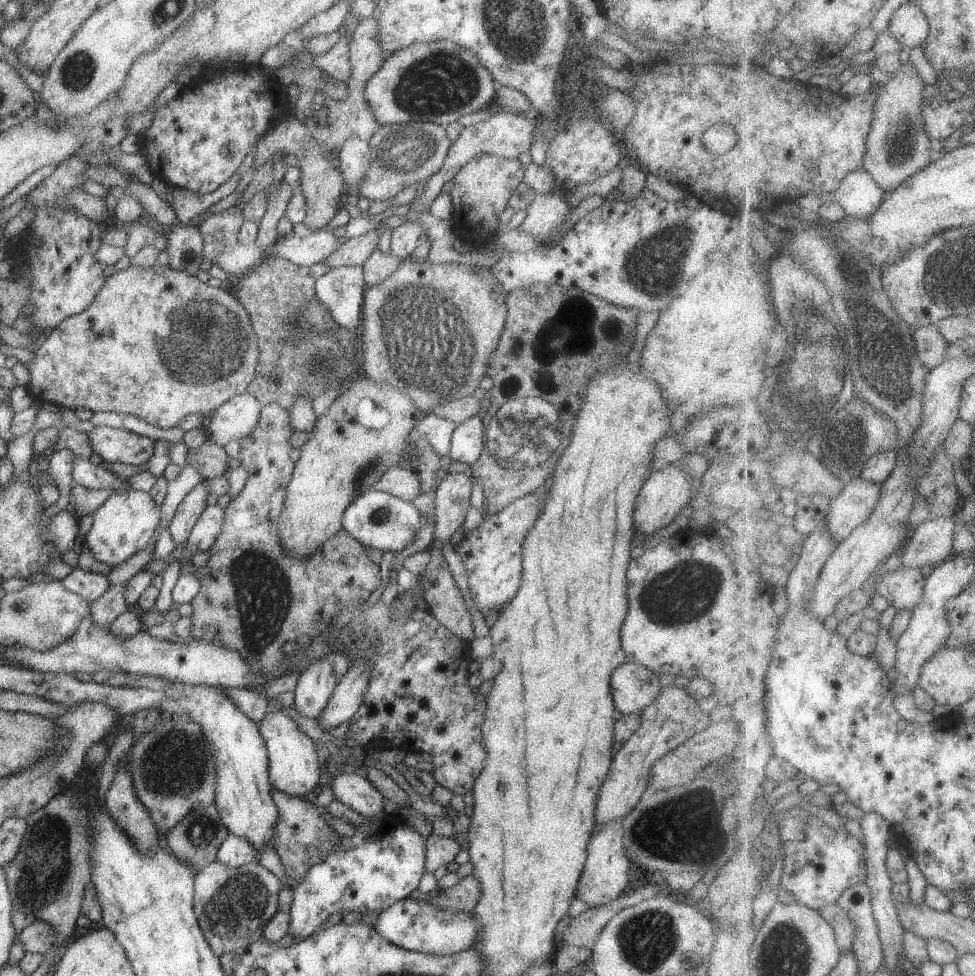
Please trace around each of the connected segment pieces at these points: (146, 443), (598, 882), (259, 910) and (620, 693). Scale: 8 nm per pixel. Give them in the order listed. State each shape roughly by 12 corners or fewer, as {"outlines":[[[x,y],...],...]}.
{"outlines":[[[96,427],[88,436],[104,463],[148,463],[156,440]],[[622,820],[592,834],[576,898],[622,900],[630,884]],[[258,862],[195,873],[193,905],[220,958],[263,938],[281,884]],[[626,661],[610,676],[622,715],[647,708],[661,692],[659,678]]]}

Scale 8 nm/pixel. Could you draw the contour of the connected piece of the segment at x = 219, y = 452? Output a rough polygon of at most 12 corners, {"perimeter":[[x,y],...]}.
{"perimeter":[[222,445],[190,449],[187,462],[204,480],[225,475],[228,457]]}

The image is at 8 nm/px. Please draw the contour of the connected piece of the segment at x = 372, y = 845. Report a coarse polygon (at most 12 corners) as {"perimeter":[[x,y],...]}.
{"perimeter":[[403,814],[367,819],[293,889],[292,944],[380,914],[425,873]]}

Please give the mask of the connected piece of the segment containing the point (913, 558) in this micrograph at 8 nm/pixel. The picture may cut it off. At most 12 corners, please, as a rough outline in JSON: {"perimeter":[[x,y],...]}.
{"perimeter":[[956,518],[915,528],[901,566],[927,572],[954,557]]}

